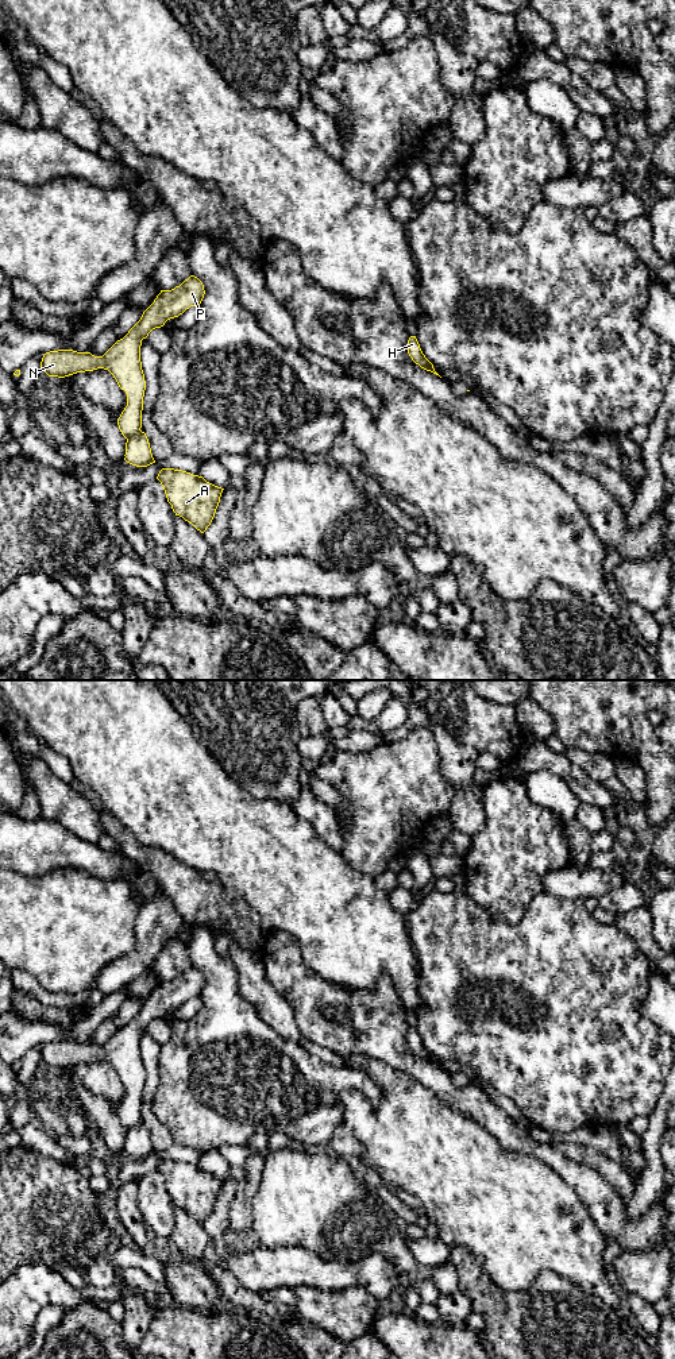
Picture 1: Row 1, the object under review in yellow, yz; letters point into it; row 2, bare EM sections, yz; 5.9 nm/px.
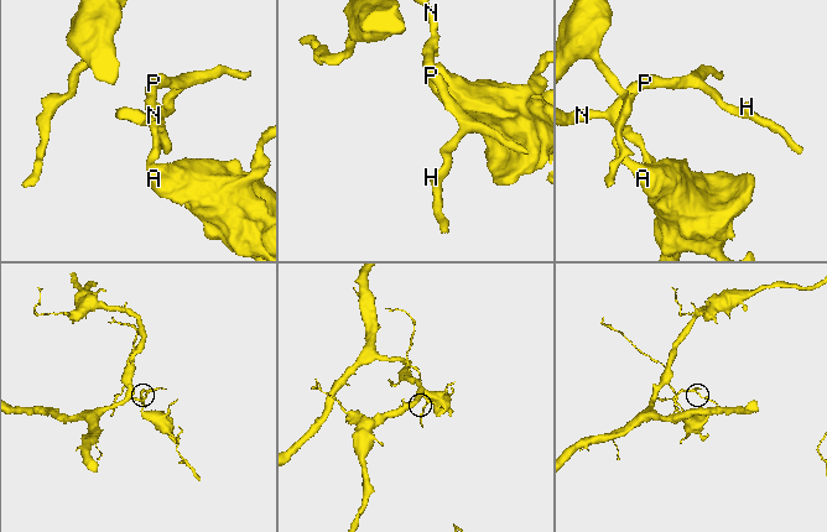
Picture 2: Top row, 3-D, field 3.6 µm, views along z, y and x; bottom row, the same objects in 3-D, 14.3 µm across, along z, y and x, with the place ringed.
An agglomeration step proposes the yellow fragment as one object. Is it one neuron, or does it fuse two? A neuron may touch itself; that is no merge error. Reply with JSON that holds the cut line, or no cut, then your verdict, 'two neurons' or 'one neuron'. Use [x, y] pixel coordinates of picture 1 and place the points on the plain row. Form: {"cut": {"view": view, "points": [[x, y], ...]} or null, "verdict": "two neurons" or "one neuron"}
{"cut": {"view": "yz", "points": [[139, 1120], [127, 1130]]}, "verdict": "two neurons"}

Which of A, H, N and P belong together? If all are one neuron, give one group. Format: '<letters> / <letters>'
A / H N P

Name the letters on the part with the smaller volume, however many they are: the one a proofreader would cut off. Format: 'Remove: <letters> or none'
Remove: A

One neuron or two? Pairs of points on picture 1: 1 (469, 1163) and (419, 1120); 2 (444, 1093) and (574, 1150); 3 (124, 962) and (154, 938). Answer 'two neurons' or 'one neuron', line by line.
1: one neuron
2: two neurons
3: one neuron

